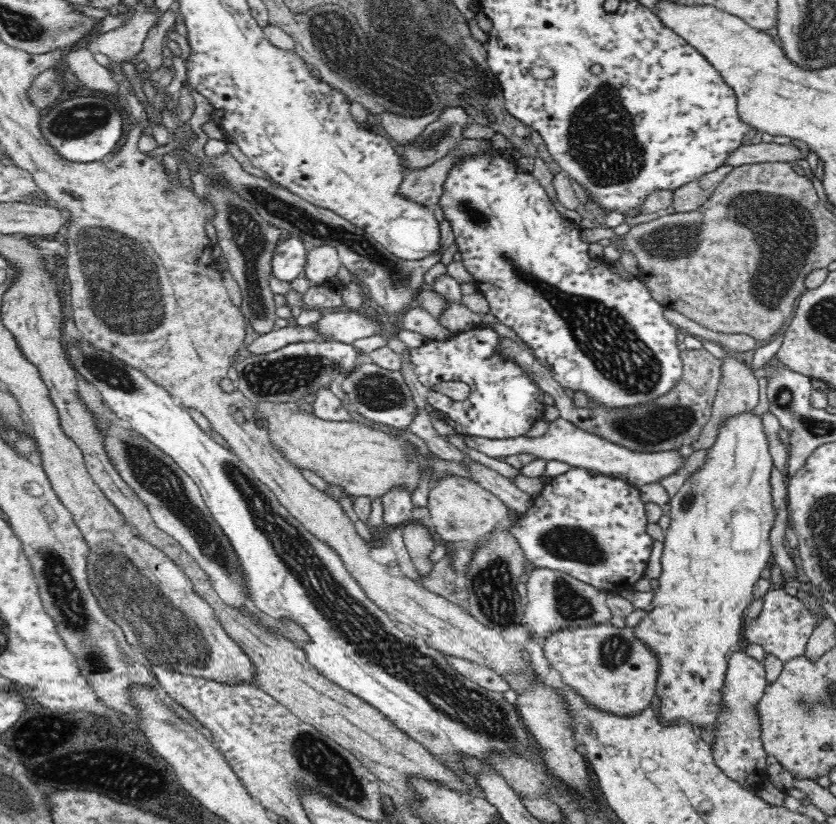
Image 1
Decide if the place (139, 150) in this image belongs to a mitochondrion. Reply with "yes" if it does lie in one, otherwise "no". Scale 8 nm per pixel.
no

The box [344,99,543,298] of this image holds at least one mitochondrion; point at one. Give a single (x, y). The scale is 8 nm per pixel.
(475, 216)

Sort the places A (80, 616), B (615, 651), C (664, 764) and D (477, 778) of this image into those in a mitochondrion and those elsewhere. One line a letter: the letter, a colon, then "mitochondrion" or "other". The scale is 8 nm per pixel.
A: mitochondrion
B: mitochondrion
C: other
D: other

